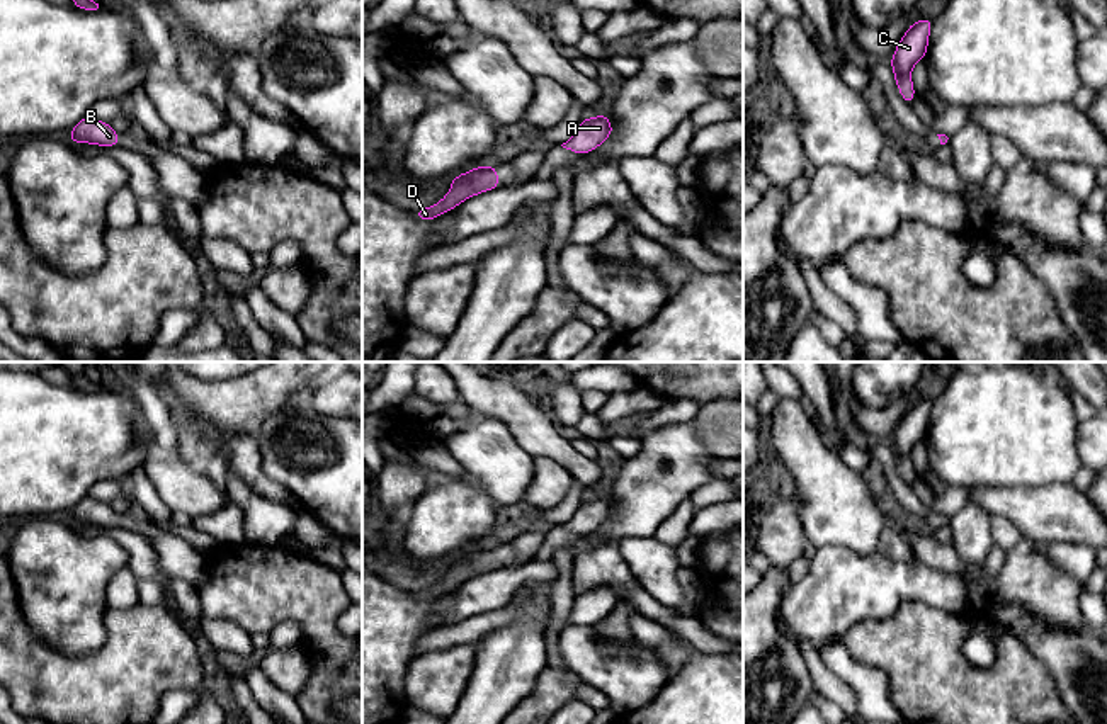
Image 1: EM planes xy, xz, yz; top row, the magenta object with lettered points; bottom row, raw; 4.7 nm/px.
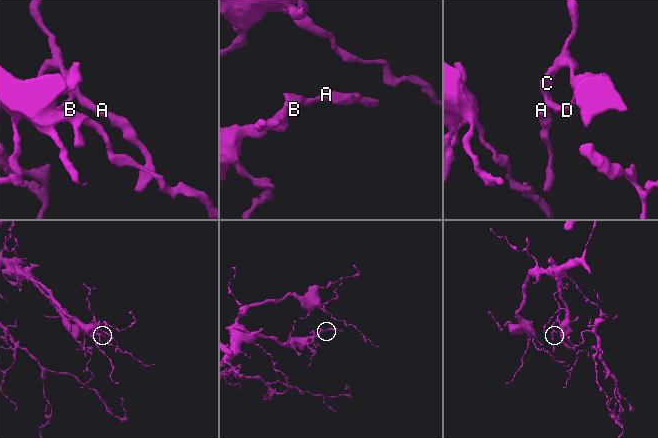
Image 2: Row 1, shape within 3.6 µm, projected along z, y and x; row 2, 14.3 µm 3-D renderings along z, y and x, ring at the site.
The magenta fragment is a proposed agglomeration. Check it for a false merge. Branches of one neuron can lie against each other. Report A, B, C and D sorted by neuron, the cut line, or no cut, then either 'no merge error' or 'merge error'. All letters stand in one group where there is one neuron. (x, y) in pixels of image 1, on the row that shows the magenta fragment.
A B C D; no cut; no merge error

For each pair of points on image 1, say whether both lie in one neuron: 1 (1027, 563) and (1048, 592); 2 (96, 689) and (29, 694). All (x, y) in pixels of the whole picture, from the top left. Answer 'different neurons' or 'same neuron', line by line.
1: same neuron
2: same neuron

